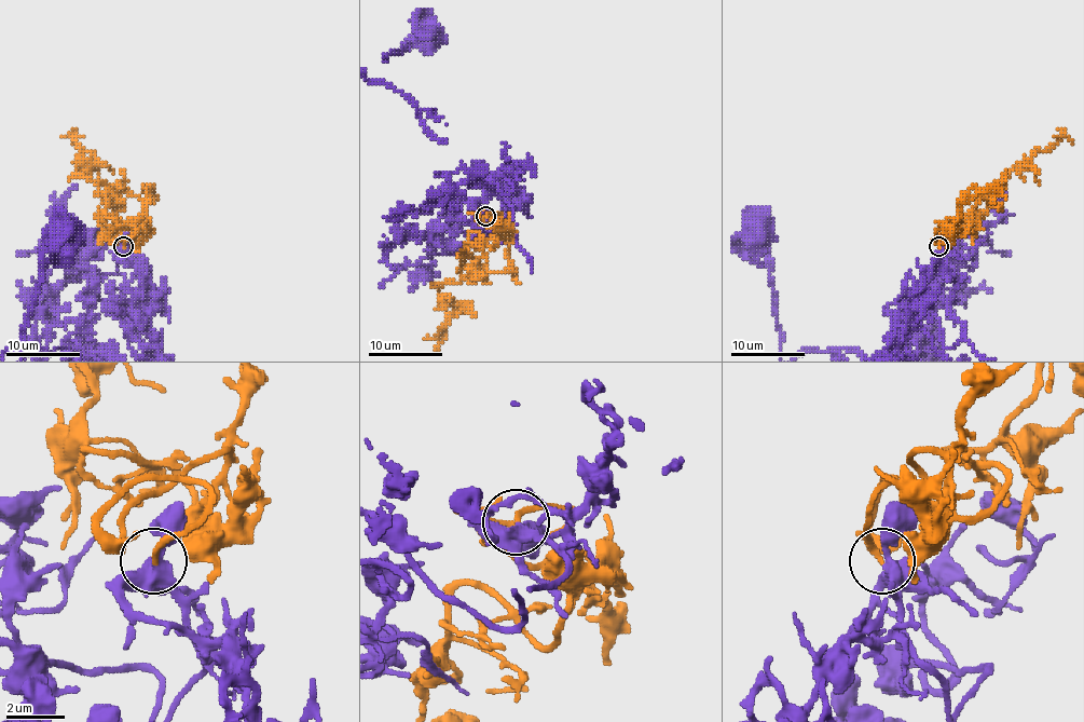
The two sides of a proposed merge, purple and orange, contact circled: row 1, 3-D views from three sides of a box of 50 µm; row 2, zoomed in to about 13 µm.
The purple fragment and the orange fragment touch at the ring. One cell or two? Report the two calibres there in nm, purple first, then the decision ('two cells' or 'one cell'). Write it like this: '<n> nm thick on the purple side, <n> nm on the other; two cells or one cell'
400 nm thick on the purple side, 180 nm on the other; one cell

